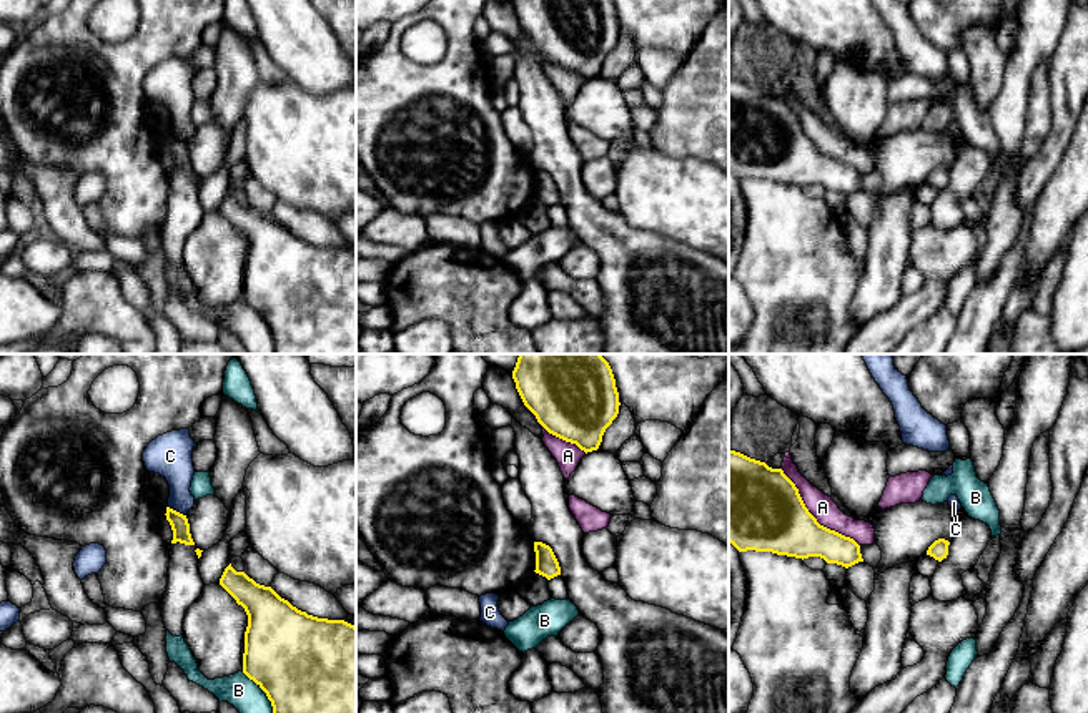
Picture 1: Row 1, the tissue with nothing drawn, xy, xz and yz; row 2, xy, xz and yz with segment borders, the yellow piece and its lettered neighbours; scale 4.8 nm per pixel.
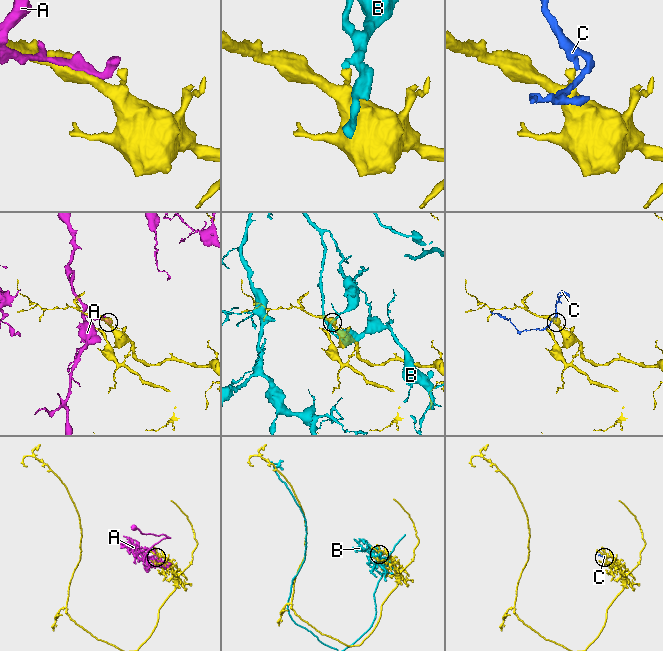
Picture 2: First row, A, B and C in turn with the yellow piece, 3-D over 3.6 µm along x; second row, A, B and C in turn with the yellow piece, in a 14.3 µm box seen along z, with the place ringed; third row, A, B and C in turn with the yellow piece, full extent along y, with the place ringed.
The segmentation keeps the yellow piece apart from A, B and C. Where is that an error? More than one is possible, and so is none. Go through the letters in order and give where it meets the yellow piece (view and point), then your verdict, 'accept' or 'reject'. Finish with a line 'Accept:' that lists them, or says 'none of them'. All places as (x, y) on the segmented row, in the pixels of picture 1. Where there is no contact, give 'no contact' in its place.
A: contact yz (812, 516); reject
B: contact xy (263, 690); reject
C: contact xy (175, 511); reject
Accept: none of them

